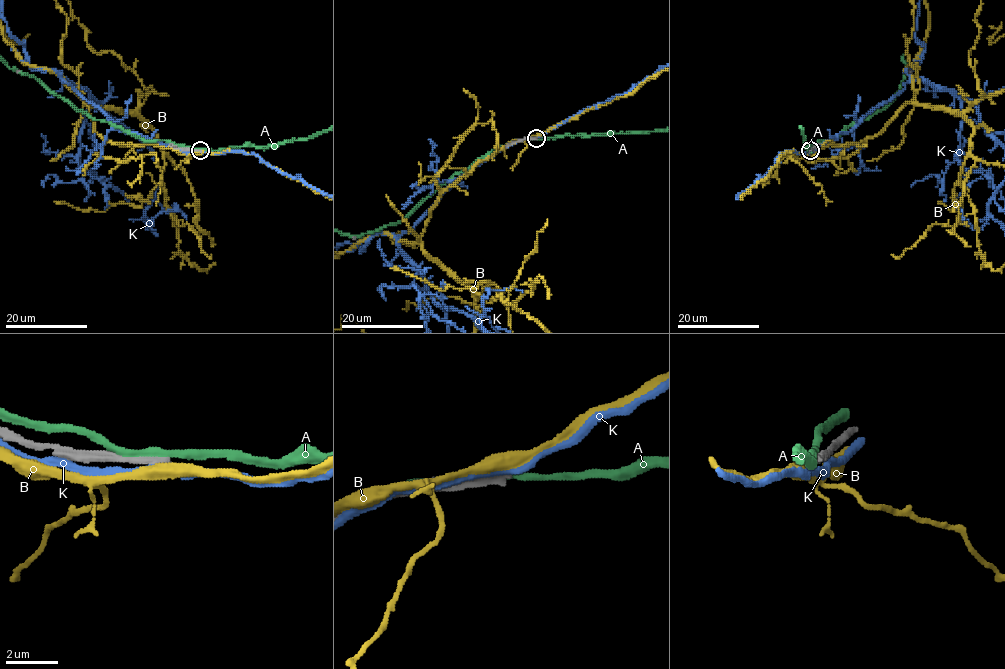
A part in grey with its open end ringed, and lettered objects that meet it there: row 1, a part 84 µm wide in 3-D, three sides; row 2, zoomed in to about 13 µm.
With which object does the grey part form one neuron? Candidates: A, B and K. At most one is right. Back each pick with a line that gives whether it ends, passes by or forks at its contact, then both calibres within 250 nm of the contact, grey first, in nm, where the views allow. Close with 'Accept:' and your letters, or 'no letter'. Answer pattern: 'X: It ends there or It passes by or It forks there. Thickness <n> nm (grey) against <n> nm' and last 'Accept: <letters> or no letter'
Accept: no letter

